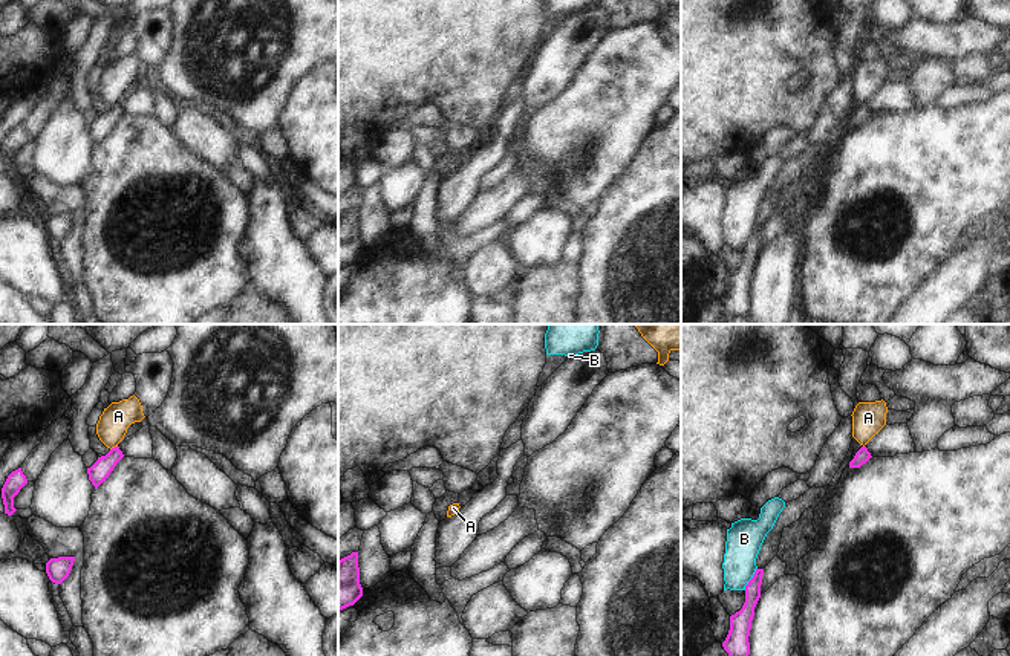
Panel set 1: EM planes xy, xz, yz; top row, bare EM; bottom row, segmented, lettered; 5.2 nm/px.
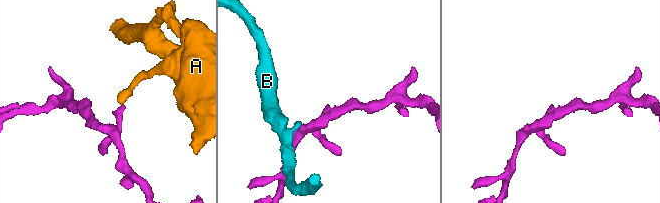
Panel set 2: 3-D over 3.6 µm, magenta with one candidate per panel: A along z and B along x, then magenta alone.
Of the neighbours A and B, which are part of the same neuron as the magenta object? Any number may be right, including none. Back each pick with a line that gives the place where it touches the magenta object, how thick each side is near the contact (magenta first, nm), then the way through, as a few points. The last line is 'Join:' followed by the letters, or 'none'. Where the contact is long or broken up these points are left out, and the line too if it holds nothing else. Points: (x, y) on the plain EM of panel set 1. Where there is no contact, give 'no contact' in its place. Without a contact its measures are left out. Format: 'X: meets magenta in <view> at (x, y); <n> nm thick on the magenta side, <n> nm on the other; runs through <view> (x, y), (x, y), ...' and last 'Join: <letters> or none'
Join: none

